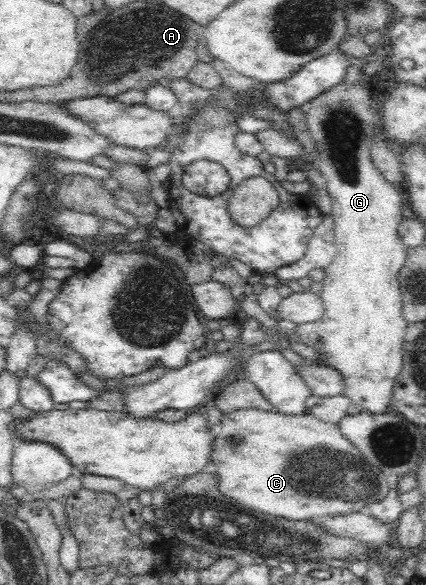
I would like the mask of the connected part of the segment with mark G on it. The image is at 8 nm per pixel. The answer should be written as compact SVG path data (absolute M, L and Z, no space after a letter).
M361 78L353 84L340 82L336 84L336 86L331 86L328 90L324 90L320 96L316 96L314 100L308 102L306 105L306 125L310 132L310 136L312 136L312 140L314 140L314 150L319 155L320 171L327 182L328 193L332 196L331 215L335 224L333 242L337 248L337 253L335 254L334 260L332 260L332 264L330 264L330 266L326 266L326 277L322 282L323 289L319 294L322 304L324 305L323 315L314 322L299 324L294 329L293 334L295 334L298 342L306 344L306 346L310 346L310 348L314 348L314 350L318 352L319 358L317 363L329 366L341 374L345 386L343 395L346 398L349 398L352 405L360 406L364 413L378 415L391 411L391 400L396 384L396 378L398 374L400 374L403 366L403 342L405 330L409 324L401 313L404 302L401 297L400 282L398 281L398 274L400 274L400 270L402 270L402 268L404 268L404 264L406 264L407 255L407 246L400 240L398 234L398 225L403 219L401 207L407 203L407 197L402 187L386 181L384 177L380 175L380 172L374 168L372 161L370 161L370 145L374 142L375 128L377 127L376 124L377 121L380 120L380 114L374 111L370 106L370 103L372 102L371 89L369 82L361 80Z

